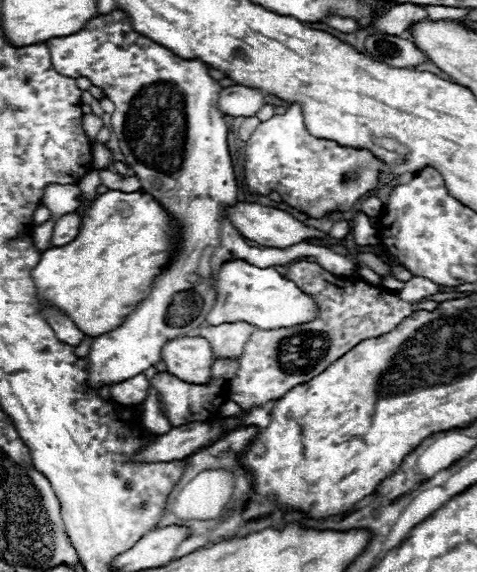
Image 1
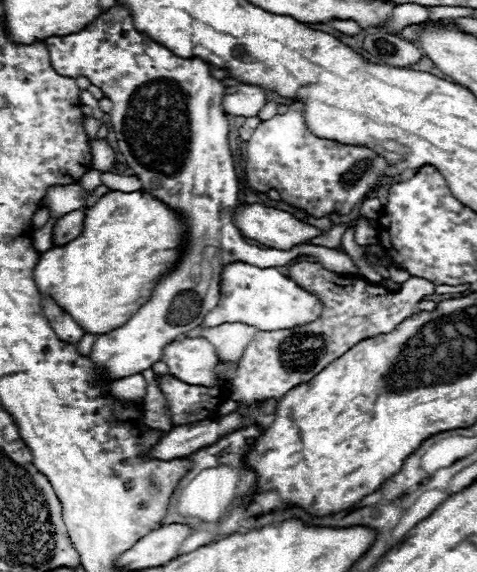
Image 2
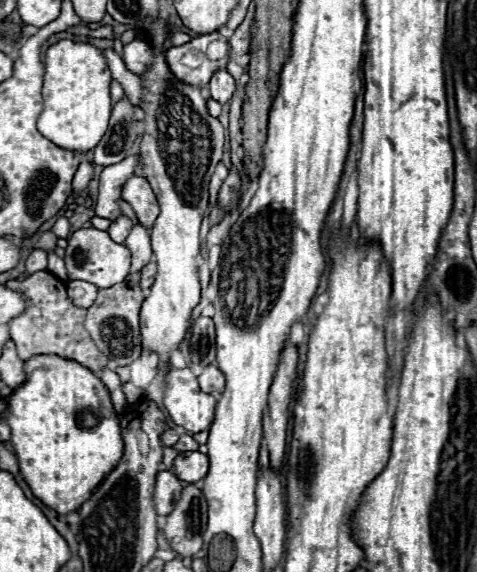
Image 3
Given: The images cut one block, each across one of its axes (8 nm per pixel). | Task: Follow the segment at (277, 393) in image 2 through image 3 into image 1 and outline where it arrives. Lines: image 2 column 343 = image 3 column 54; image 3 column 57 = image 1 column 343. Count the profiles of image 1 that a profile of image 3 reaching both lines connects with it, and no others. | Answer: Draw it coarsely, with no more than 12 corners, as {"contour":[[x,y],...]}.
{"contour":[[284,276],[316,298],[302,326],[256,328],[230,380],[246,410],[312,380],[362,340],[392,332],[438,292],[336,276]]}

